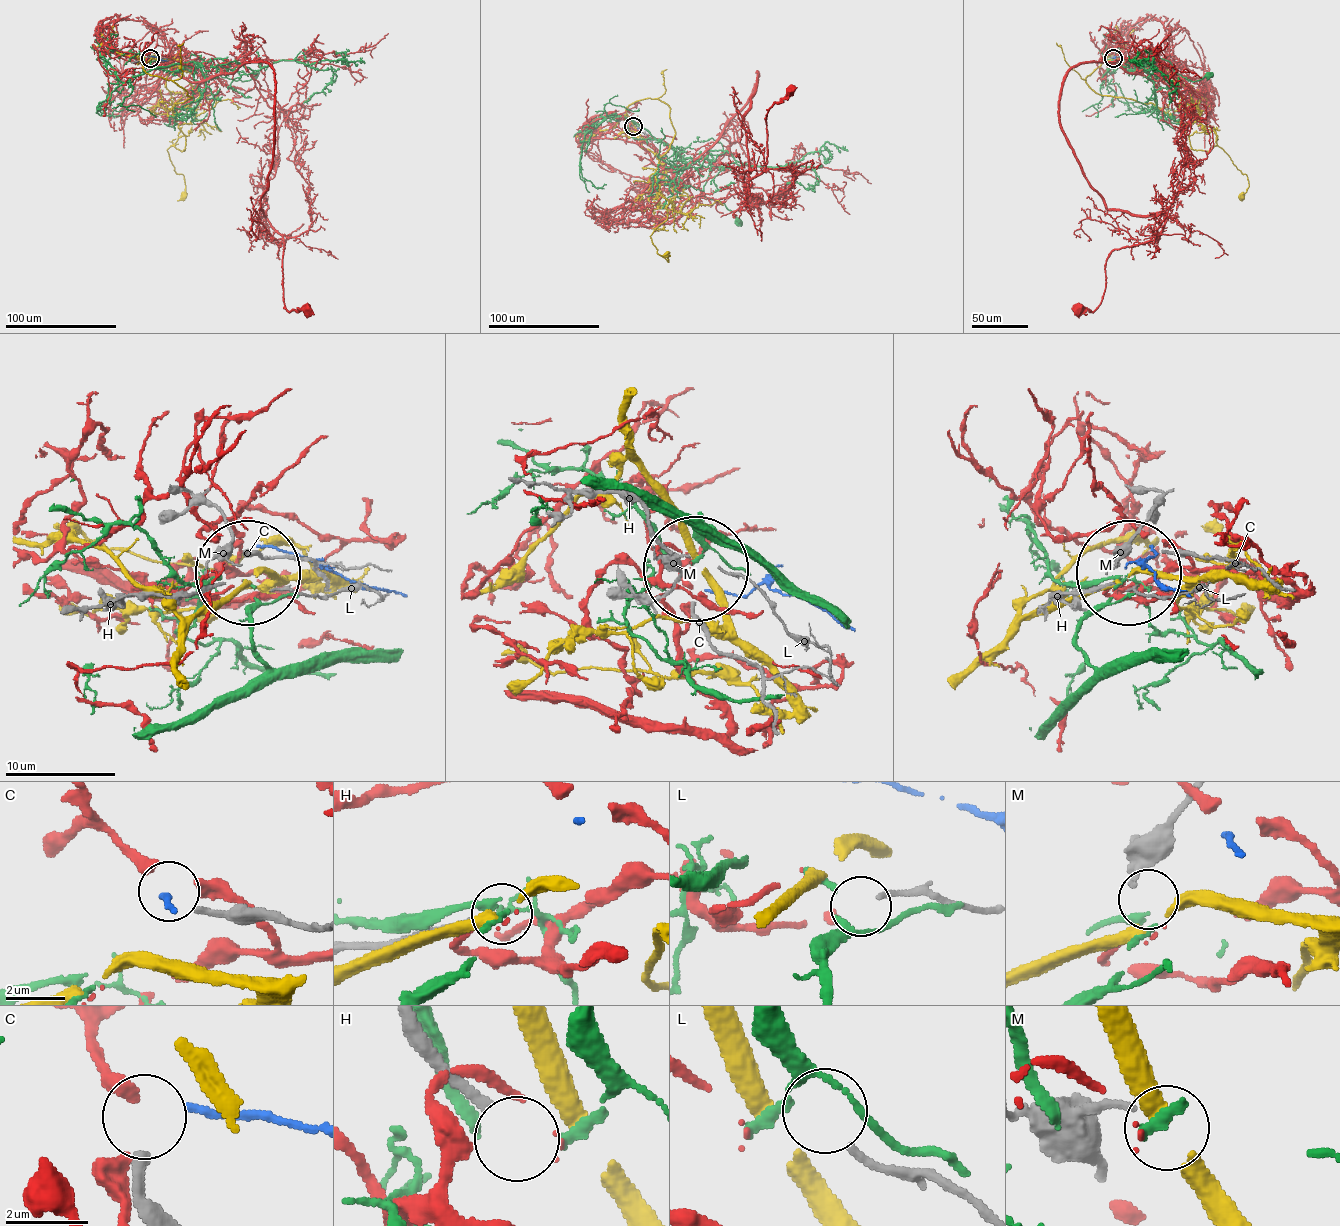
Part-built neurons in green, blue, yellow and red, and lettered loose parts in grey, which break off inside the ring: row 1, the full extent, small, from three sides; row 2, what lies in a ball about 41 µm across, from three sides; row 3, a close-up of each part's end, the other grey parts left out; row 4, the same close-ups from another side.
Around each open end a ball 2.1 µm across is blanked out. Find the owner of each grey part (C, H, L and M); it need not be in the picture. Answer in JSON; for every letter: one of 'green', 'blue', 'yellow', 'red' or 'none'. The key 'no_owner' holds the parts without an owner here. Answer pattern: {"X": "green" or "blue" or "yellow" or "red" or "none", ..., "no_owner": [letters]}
{"C": "blue", "H": "red", "L": "none", "M": "yellow", "no_owner": ["L"]}

